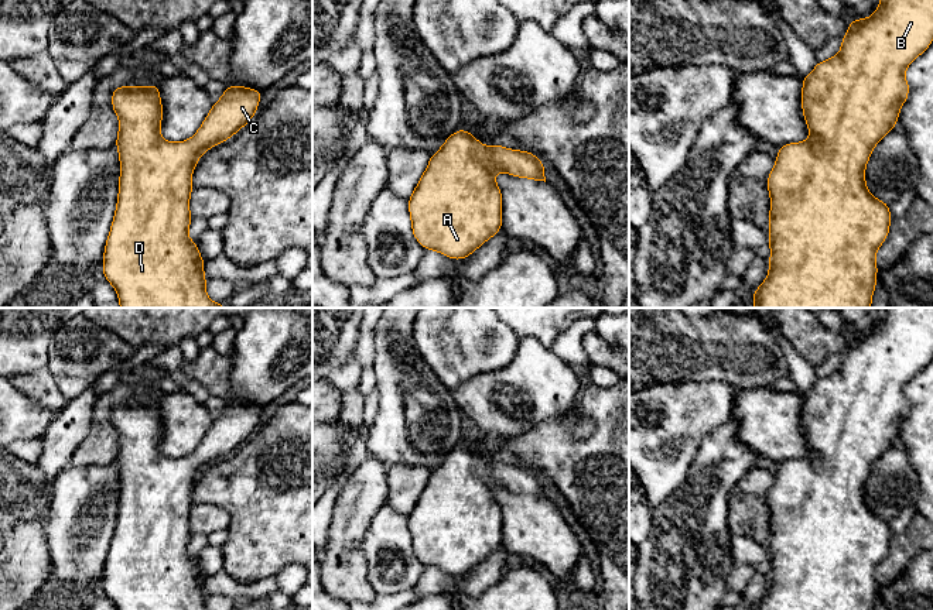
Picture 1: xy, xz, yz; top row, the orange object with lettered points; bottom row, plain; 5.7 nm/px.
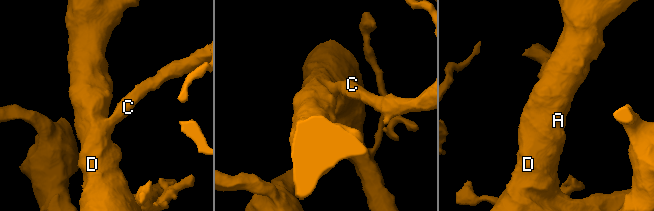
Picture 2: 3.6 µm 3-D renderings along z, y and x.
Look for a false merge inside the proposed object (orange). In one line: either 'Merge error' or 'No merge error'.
No merge error

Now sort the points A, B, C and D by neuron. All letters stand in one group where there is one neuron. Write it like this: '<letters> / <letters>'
A B C D

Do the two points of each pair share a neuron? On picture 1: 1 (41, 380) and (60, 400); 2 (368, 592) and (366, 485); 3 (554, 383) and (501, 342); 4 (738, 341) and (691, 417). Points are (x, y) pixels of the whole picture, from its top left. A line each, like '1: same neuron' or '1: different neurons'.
1: same neuron
2: same neuron
3: different neurons
4: different neurons

